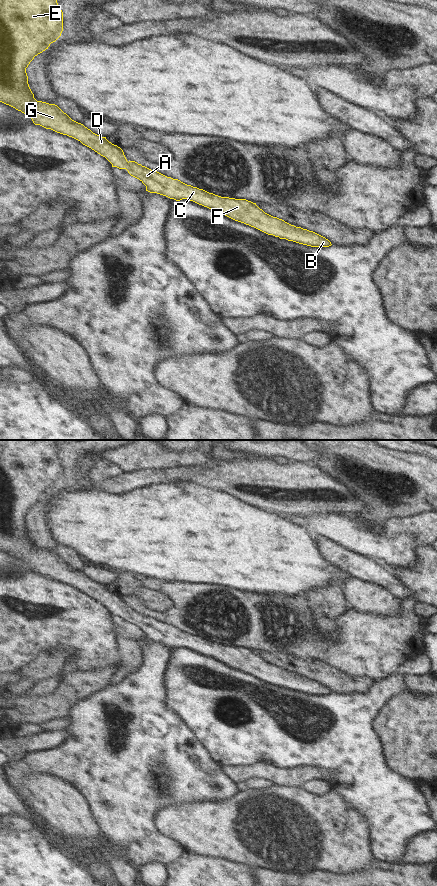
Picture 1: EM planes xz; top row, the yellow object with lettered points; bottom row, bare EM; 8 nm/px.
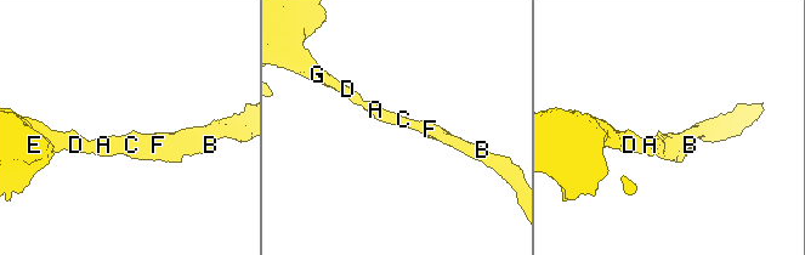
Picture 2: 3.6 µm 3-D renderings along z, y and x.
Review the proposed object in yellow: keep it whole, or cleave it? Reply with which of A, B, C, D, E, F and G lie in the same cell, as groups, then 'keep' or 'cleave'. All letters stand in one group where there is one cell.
A B C D E F G; keep

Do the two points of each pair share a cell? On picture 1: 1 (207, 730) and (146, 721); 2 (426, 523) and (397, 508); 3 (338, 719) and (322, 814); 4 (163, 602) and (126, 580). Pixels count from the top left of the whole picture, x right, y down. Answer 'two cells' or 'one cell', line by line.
1: two cells
2: two cells
3: two cells
4: one cell

